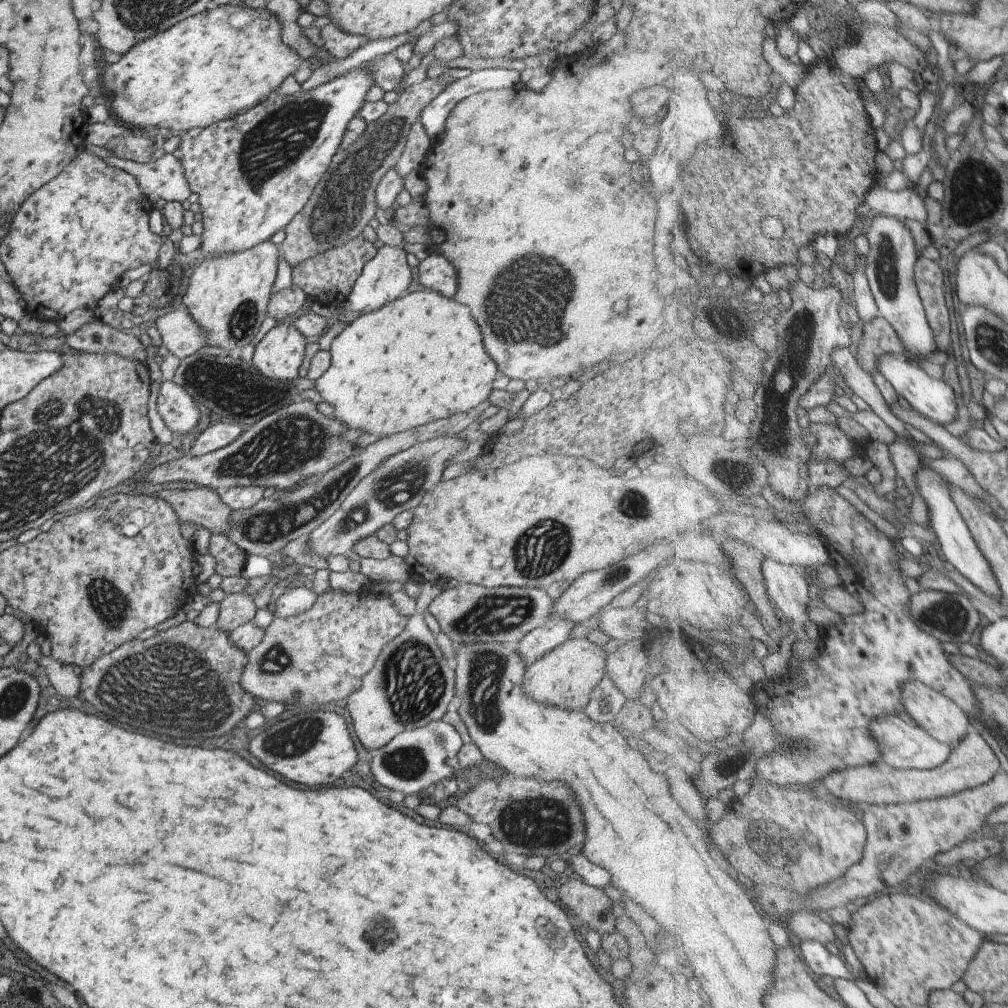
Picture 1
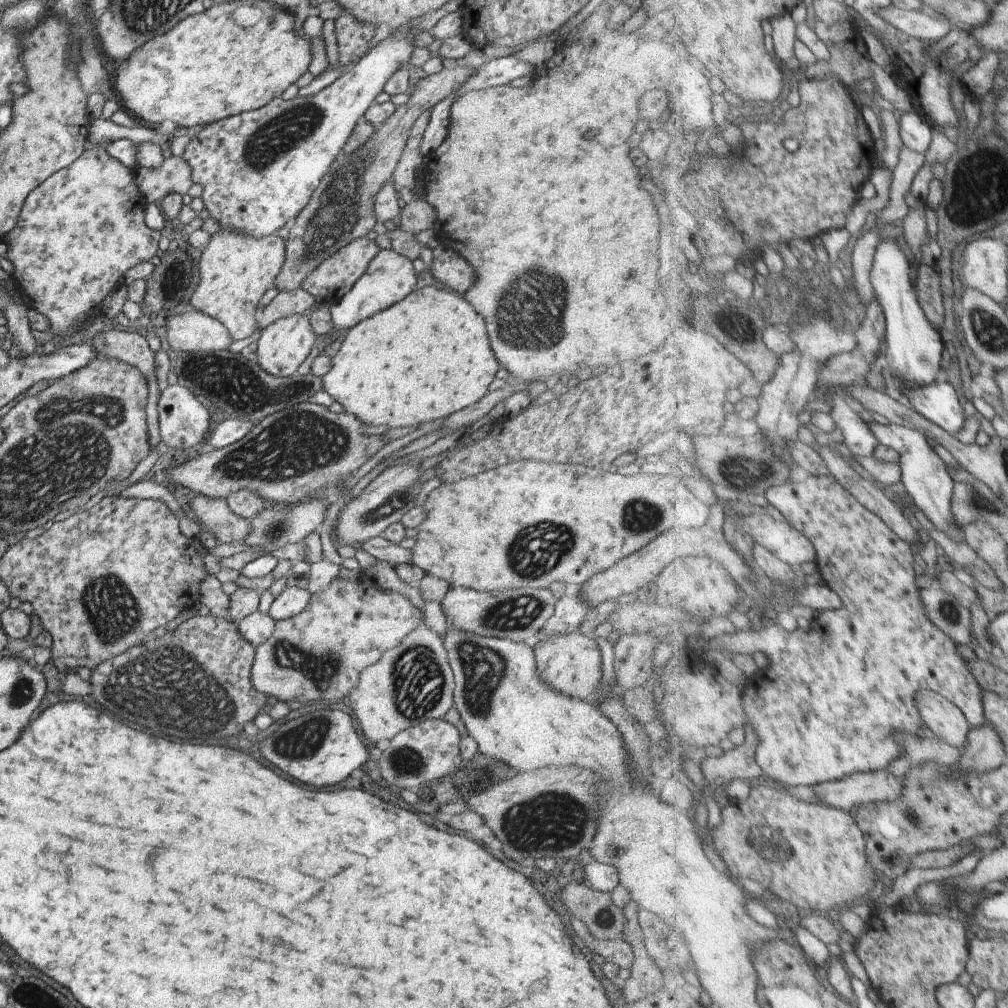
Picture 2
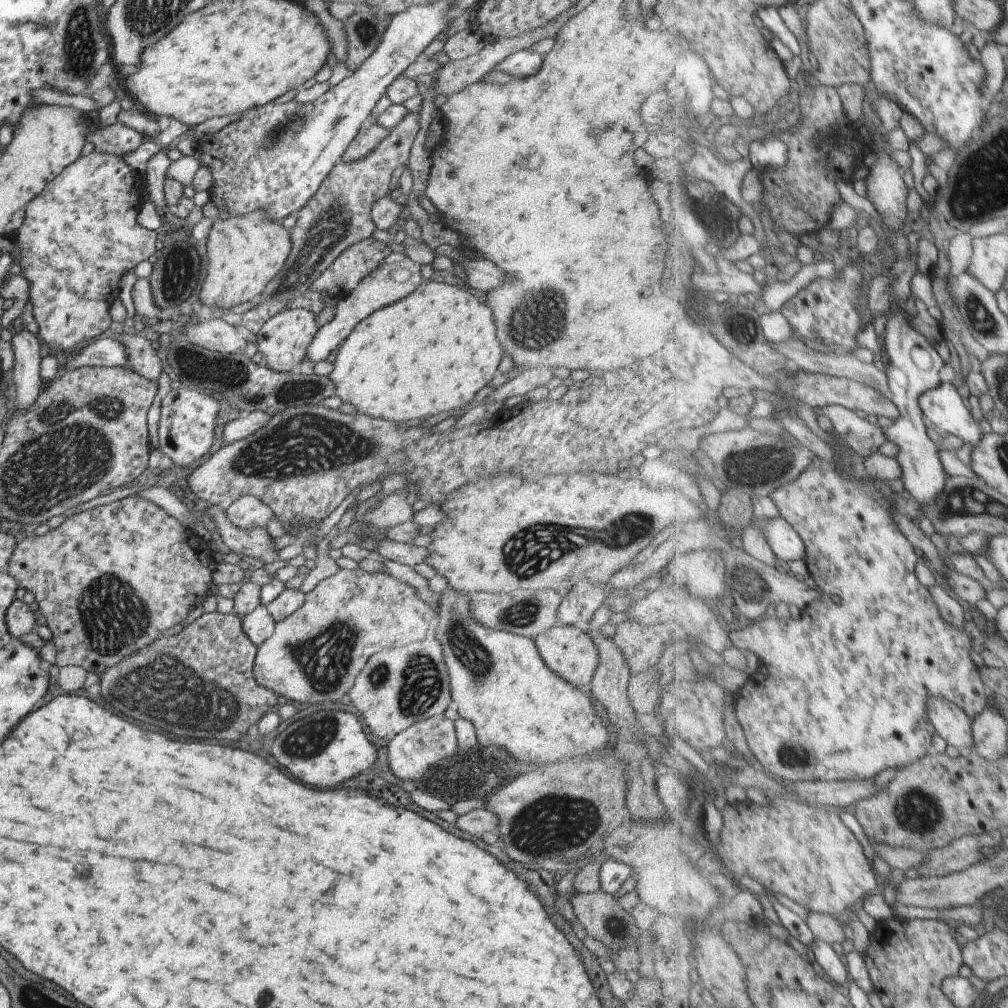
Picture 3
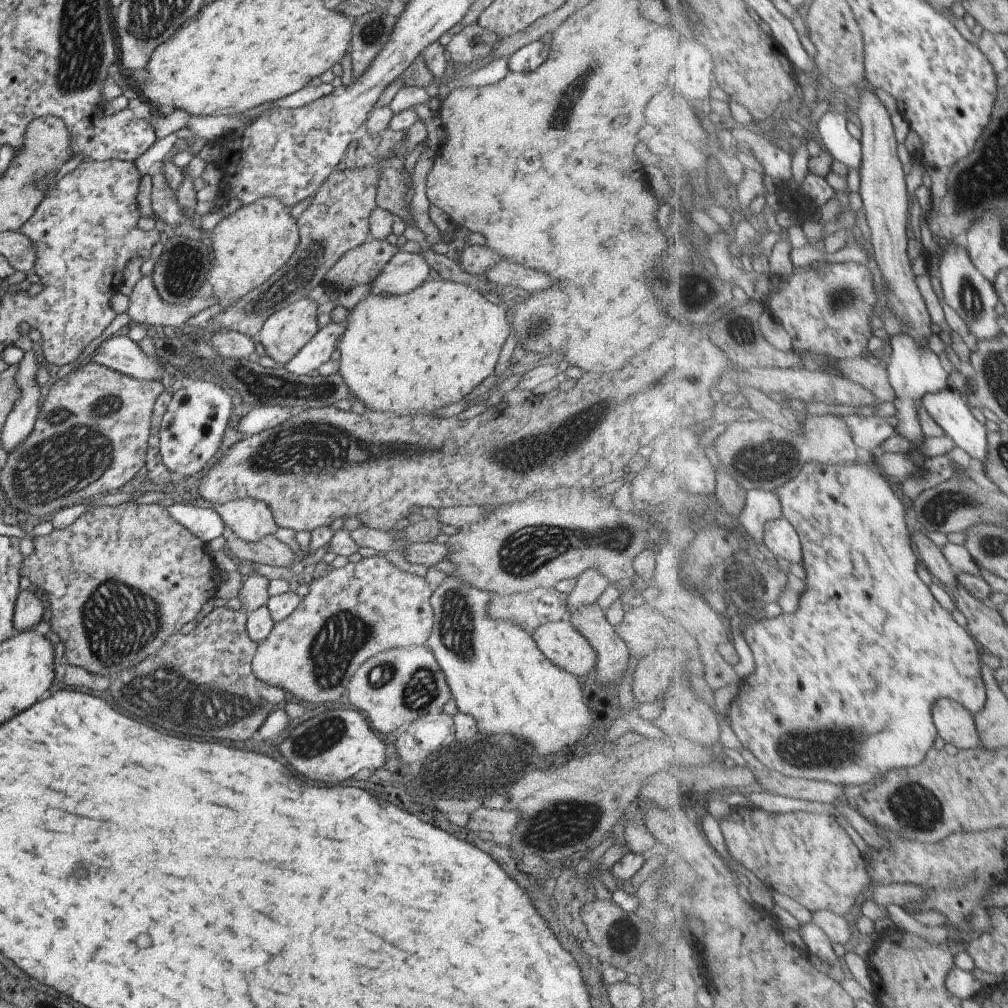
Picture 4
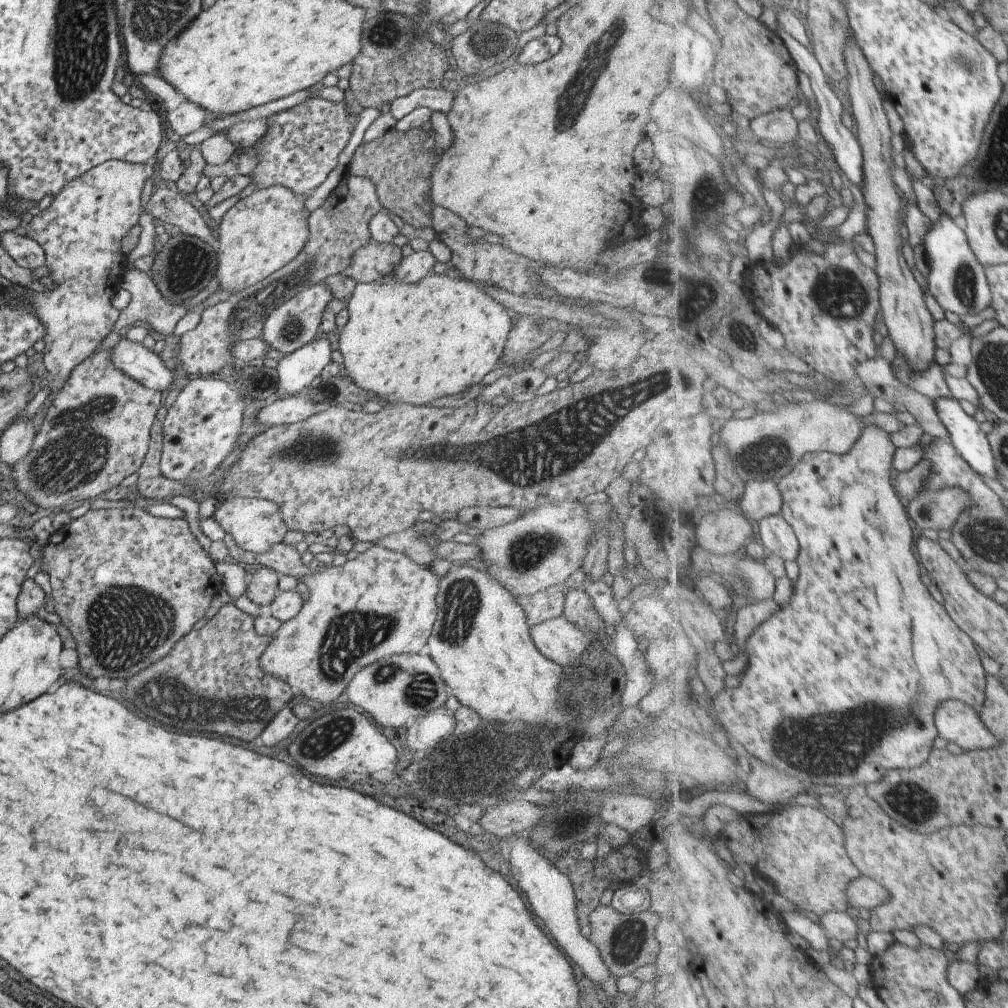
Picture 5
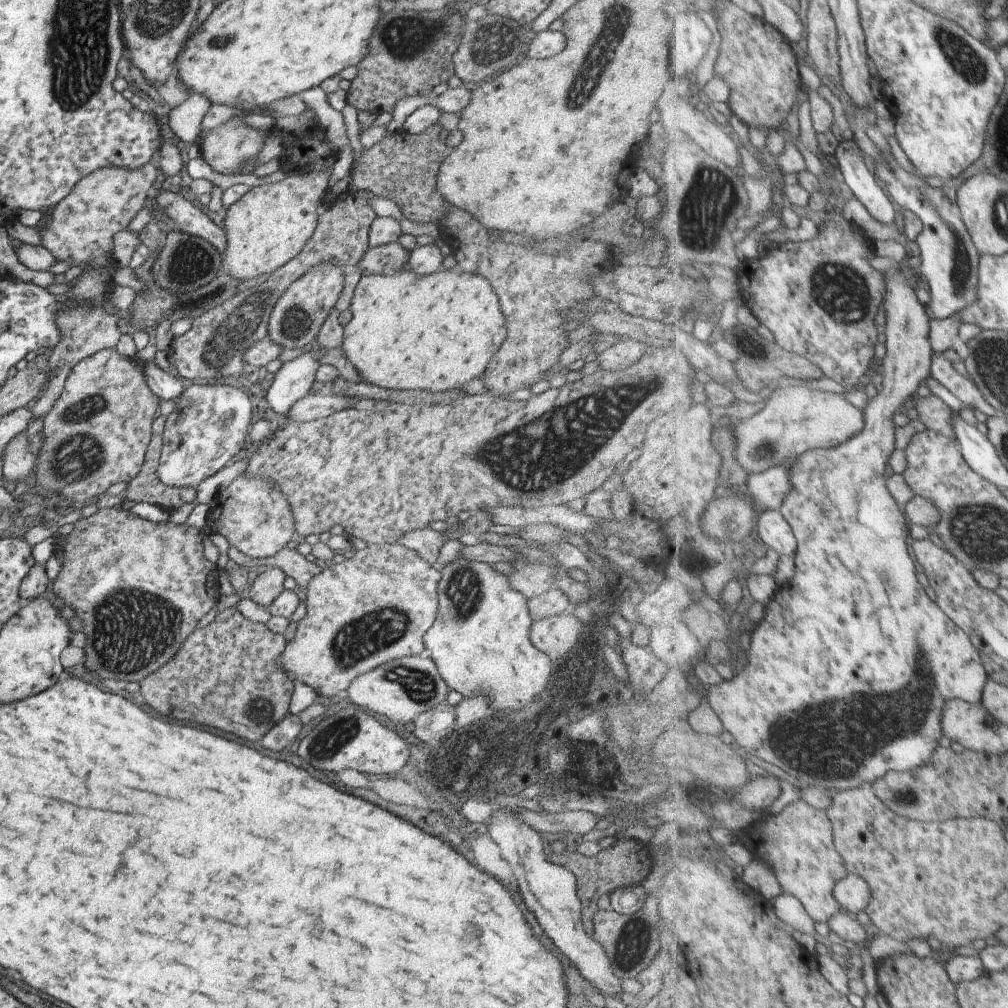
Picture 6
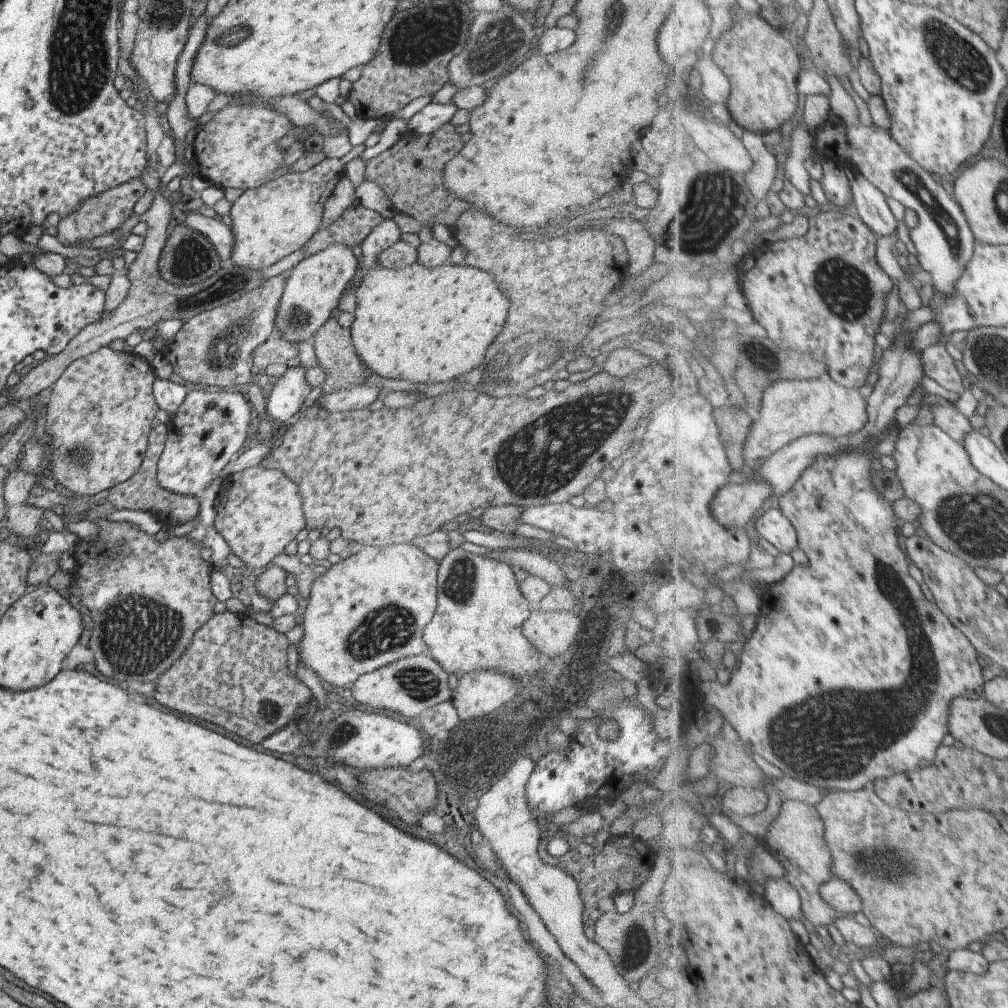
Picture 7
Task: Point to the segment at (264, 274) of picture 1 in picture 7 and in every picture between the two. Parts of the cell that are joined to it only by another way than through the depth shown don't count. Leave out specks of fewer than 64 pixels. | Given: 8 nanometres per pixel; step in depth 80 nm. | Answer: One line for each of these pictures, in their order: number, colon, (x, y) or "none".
2: (235, 270)
3: (243, 253)
4: (248, 245)
5: (259, 234)
6: (270, 224)
7: (268, 222)

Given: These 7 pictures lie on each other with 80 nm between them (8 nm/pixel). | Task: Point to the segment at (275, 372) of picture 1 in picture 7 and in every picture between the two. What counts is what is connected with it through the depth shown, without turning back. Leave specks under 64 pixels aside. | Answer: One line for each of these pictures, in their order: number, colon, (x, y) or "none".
2: (282, 345)
3: (282, 341)
4: (287, 330)
5: (291, 325)
6: (294, 321)
7: (313, 287)

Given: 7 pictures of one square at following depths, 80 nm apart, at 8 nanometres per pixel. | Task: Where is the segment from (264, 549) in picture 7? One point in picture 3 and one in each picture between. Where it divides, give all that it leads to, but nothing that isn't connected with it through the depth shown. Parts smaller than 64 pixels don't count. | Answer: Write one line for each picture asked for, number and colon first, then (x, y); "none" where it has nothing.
3: (245, 513)
4: (250, 520)
5: (255, 524)
6: (251, 514)

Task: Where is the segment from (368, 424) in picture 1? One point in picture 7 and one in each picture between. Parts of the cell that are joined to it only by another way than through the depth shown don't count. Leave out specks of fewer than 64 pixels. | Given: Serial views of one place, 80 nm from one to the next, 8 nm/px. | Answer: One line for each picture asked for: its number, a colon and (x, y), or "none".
2: (428, 355)
3: (430, 352)
4: (416, 352)
5: (405, 343)
6: (433, 333)
7: (423, 325)

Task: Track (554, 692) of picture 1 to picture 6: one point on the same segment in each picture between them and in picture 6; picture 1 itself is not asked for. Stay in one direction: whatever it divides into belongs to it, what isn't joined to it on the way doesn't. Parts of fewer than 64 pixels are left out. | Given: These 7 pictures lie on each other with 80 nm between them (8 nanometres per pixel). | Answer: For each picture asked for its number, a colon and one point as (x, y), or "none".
2: (570, 663)
3: (566, 650)
4: (558, 641)
5: (559, 641)
6: (556, 637)

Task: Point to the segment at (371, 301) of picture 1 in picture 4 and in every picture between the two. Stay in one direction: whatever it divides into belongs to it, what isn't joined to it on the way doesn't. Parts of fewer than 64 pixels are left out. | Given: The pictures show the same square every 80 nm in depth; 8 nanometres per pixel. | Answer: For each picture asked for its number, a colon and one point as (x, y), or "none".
2: (389, 277)
3: (397, 276)
4: (404, 271)

